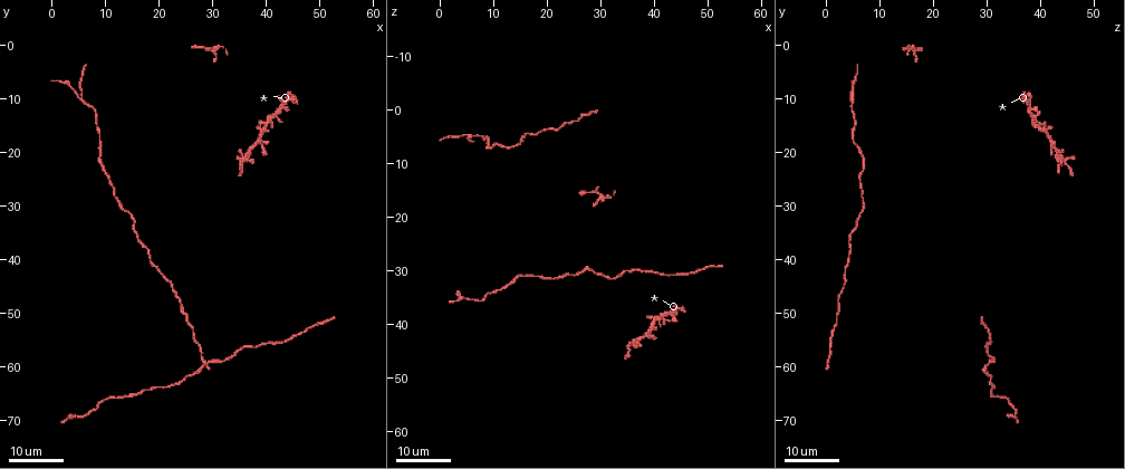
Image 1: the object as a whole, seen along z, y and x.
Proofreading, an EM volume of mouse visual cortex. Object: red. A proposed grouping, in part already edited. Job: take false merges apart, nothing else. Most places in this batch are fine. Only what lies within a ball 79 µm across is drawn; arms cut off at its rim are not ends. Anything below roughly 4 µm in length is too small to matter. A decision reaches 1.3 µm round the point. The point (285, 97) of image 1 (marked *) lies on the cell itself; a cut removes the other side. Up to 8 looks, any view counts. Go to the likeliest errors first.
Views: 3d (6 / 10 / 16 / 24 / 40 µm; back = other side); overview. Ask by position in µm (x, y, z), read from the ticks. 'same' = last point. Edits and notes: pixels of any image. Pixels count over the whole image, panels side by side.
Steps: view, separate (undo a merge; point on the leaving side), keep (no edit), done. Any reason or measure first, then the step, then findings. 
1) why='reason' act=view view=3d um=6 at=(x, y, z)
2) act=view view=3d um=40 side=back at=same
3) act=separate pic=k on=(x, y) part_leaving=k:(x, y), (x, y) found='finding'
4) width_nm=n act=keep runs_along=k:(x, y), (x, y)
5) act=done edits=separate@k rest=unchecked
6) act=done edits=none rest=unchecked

why='four arms meet' act=view view=3d um=24 at=(38.5, 18.5, 42.0)

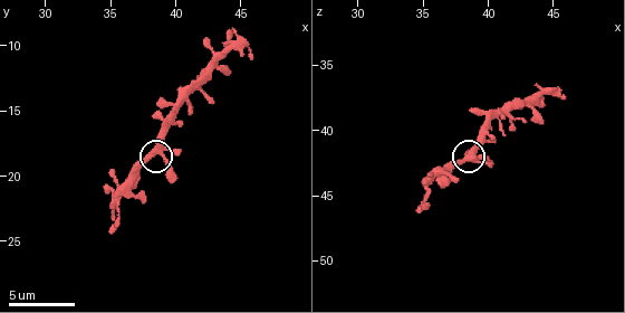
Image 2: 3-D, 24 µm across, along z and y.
why='closer look' act=view view=3d um=10 at=(38.6, 18.0, 42.2)

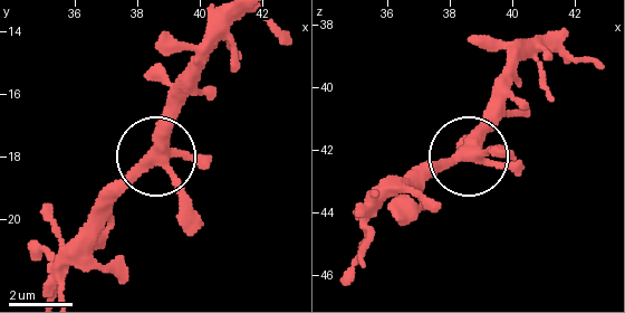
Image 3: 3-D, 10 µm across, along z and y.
arms=4 act=keep runs_along=3:(232, 26), (160, 153), (195, 215) found='one cell here'

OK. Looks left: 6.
why='thick turns thin' act=view view=3d um=16 at=(16.0, 65.0, 31.0)

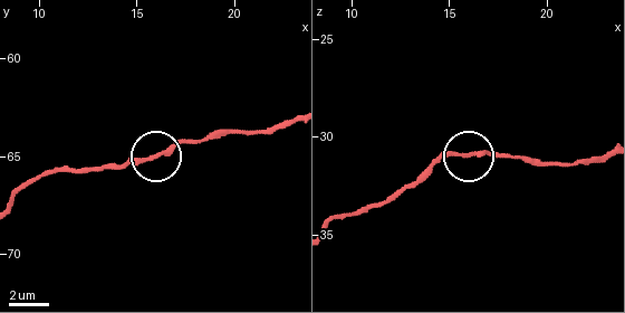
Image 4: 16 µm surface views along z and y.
act=view view=3d um=10 at=(16.0, 64.9, 31.0)

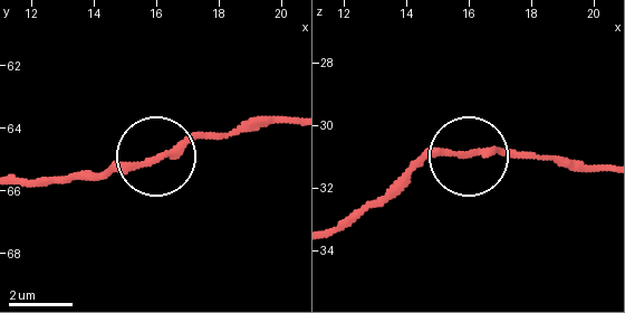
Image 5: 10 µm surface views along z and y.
act=keep runs_along=5:(601, 171), (536, 155), (432, 155), (403, 171) found='continuous, no second cell'

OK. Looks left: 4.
why='narrows sharply' act=view view=3d um=16 at=(32.5, 59.0, 31.0)

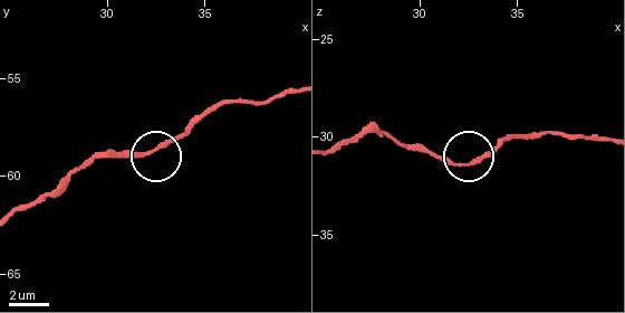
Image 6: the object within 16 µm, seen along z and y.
why='closer look' act=view view=3d um=10 at=(32.3, 58.9, 31.6)

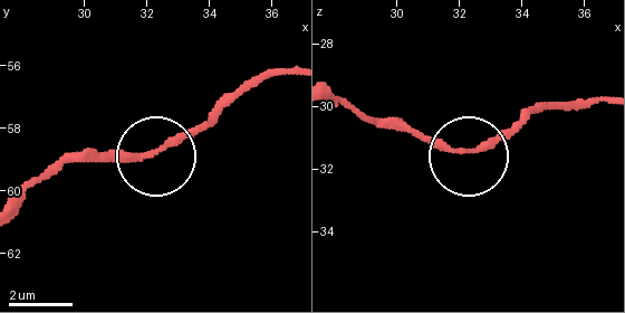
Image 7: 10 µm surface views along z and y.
act=keep found='one cell here'

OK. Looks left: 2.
why='sudden change in width' act=view view=3d um=16 at=(28.0, 60.5, 30.0)

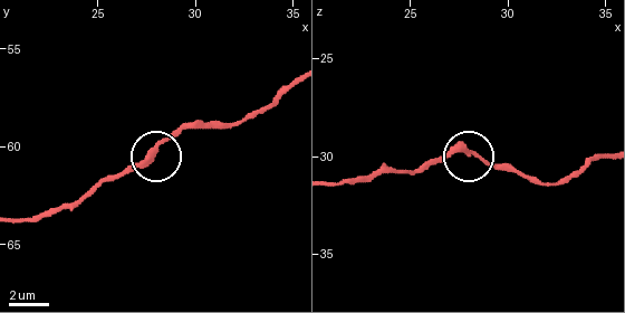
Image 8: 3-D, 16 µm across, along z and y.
why='zoom in' act=view view=3d um=10 at=(28.0, 60.0, 29.7)

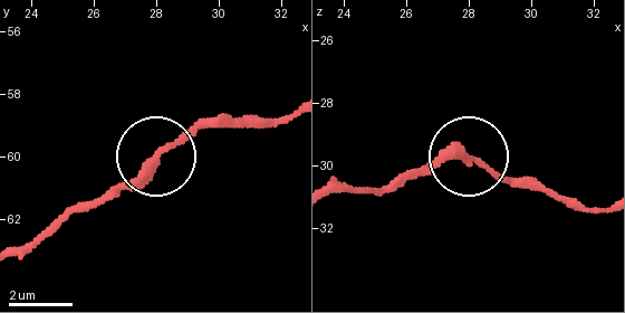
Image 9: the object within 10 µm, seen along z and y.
act=keep runs_along=9:(602, 209), (506, 182), (462, 155), (412, 172) found='continuous, no second cell'

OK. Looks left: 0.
act=done edits=none rest=unchecked

